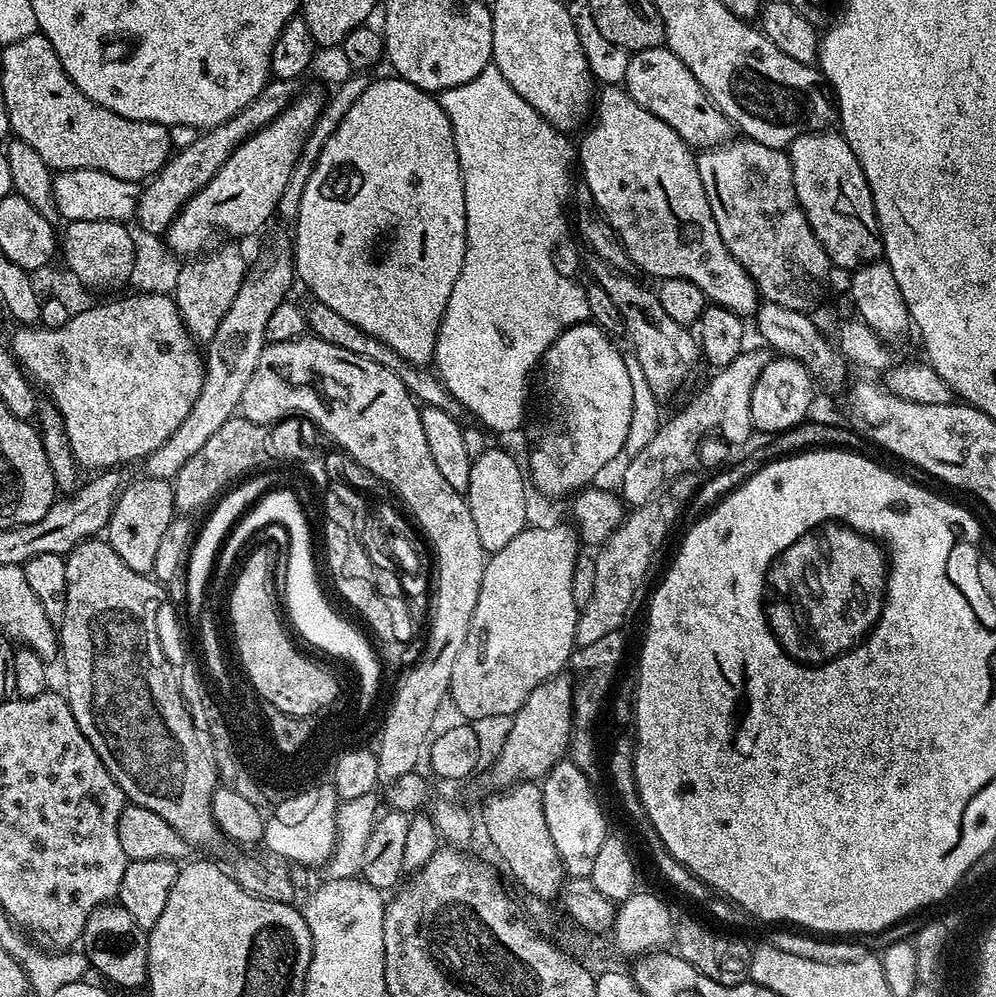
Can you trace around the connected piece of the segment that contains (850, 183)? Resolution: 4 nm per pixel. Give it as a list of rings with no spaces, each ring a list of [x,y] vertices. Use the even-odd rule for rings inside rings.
[[[834,130],[805,132],[789,145],[787,153],[792,162],[794,190],[800,209],[804,211],[804,217],[810,222],[818,242],[826,250],[833,265],[837,269],[855,270],[863,268],[865,264],[877,263],[883,257],[884,243],[880,237],[880,223],[874,210],[874,198],[870,194],[866,174],[843,135]]]

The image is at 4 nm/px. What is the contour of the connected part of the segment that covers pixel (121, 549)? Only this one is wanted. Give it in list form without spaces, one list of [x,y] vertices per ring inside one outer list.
[[[153,476],[139,479],[133,479],[117,496],[112,515],[108,518],[106,539],[108,545],[118,554],[118,558],[122,558],[126,566],[130,566],[130,570],[148,574],[154,566],[158,545],[162,543],[162,537],[177,515],[178,509],[174,502],[174,490],[169,481],[159,480]]]

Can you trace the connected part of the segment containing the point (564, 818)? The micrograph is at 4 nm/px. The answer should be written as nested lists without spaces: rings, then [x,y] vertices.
[[[571,762],[563,767],[552,769],[542,780],[542,799],[546,824],[550,826],[550,836],[554,838],[554,846],[558,846],[558,854],[564,863],[564,871],[572,878],[591,877],[594,870],[594,858],[602,846],[604,837],[609,835],[610,828],[604,821],[604,808],[592,789],[589,773]]]

